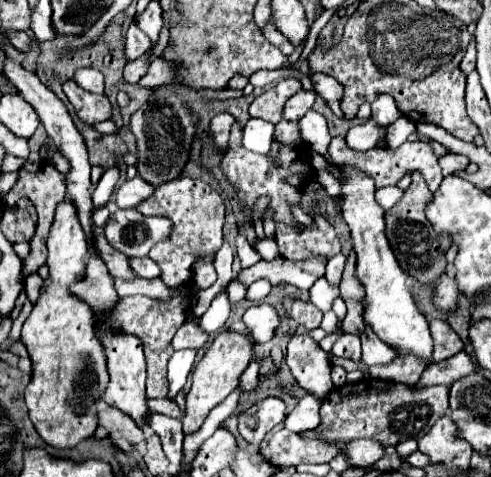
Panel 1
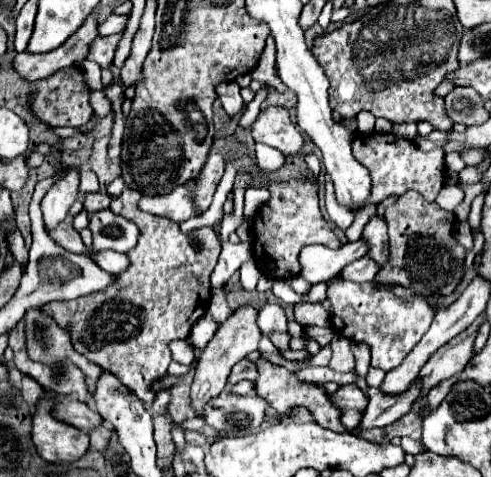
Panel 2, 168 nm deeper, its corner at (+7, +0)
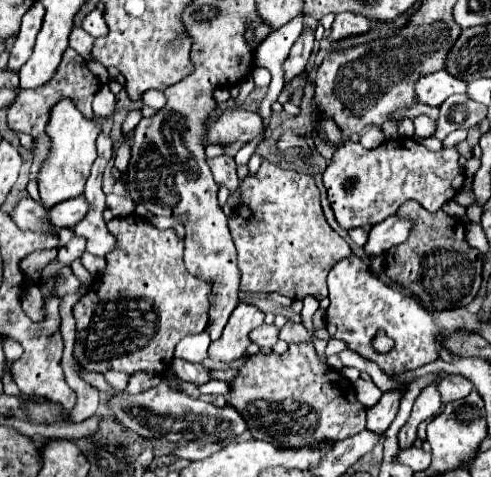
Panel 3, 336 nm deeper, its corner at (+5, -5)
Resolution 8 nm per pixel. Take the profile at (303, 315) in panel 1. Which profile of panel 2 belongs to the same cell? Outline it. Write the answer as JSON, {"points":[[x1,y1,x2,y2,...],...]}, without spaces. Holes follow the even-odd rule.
{"points":[[305,325,303,329,305,329,305,333,307,333,311,339,315,339,321,347,325,347,327,343,331,343,331,339,333,339,333,329,317,327,317,325]]}

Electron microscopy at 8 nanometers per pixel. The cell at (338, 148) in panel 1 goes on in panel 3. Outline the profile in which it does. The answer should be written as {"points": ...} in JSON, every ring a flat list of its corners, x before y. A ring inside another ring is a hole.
{"points":[[401,136,397,140,387,140,373,150,365,150,359,142,349,140,335,150,327,170,323,172,323,182,325,182,329,202,331,202,331,208,335,212,339,226,343,230,365,228,365,224,375,226,375,224,383,222,385,218,395,214,399,210,399,206,407,200,417,200,429,212,439,210,445,202,449,202,463,188,465,168,459,164,459,158,461,158,461,154,459,154,457,146,439,150,439,152,431,152,423,144,415,142,413,138,405,138,405,136]]}

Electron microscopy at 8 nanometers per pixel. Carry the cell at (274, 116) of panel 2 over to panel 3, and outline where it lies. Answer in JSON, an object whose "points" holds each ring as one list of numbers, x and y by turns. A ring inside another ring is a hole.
{"points":[[243,108,225,110,217,122,207,124,207,132,203,144,233,144,233,142,249,142,259,136,263,130,261,116,257,112,247,112]]}

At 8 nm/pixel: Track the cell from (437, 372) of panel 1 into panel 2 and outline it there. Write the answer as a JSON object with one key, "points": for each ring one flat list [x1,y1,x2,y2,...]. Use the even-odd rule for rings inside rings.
{"points":[[417,377,409,385,409,389,405,389,403,393,397,393,397,395,387,395,387,393,381,393,379,389,370,386,367,391,369,391,369,405,361,419,361,429,385,427,385,425,397,421,397,417,401,417,401,413,409,411,409,405,423,391,423,381,421,381,421,377]]}

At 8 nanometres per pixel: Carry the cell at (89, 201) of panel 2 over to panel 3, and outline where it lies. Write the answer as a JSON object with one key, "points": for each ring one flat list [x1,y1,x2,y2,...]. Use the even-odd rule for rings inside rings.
{"points":[[77,196,65,202,59,202,55,206,51,206,45,214,47,222,55,228,73,228,75,222,83,220,83,214,87,212,87,200,85,196]]}

